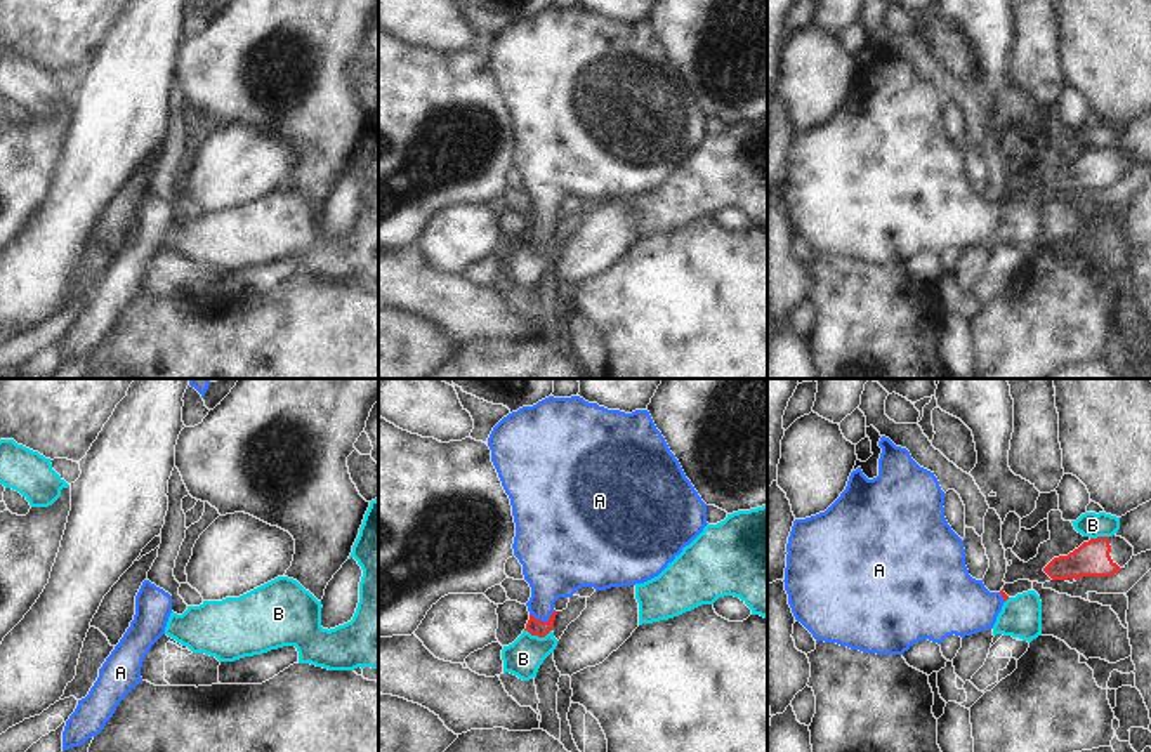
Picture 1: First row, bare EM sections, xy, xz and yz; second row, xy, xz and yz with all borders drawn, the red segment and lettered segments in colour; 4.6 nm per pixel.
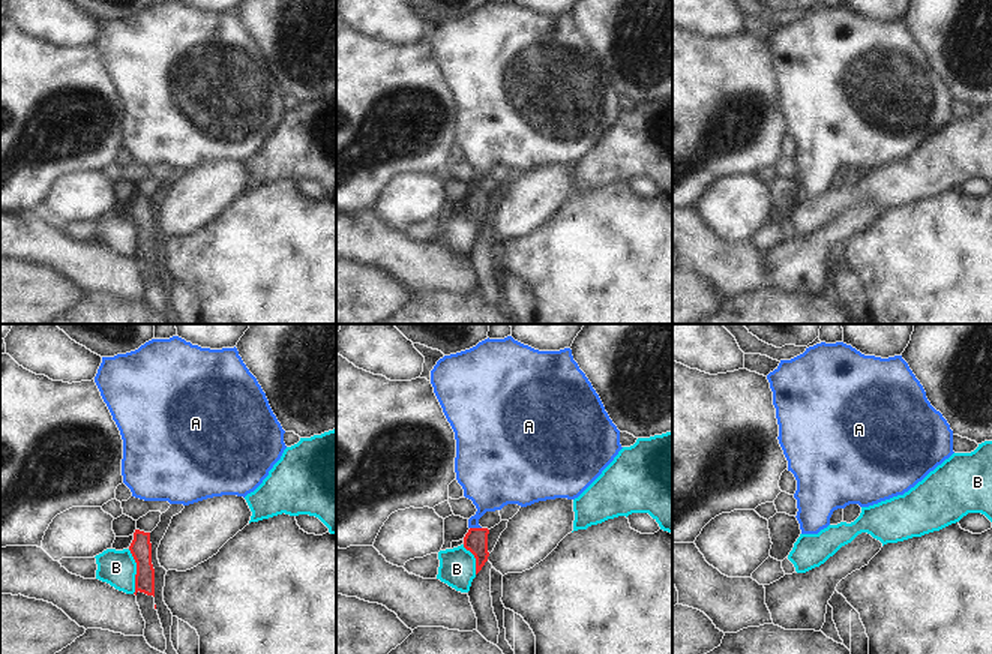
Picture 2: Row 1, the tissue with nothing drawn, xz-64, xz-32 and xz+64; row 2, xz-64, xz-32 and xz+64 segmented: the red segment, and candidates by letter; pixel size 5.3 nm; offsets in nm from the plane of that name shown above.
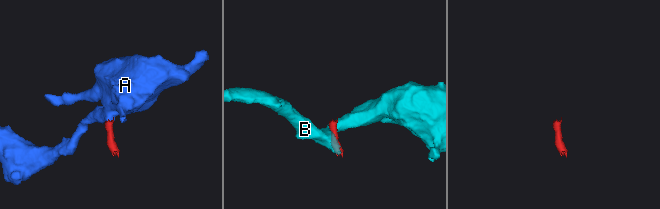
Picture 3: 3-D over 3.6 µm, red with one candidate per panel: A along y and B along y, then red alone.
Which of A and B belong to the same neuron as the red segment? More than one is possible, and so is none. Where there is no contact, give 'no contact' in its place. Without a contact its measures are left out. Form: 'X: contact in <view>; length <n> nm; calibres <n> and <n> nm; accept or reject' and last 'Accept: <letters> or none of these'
A: contact in xz; length 120 nm; calibres 80 and 280 nm; accept
B: contact in xz; length 130 nm; calibres 80 and 170 nm; reject
Accept: A

